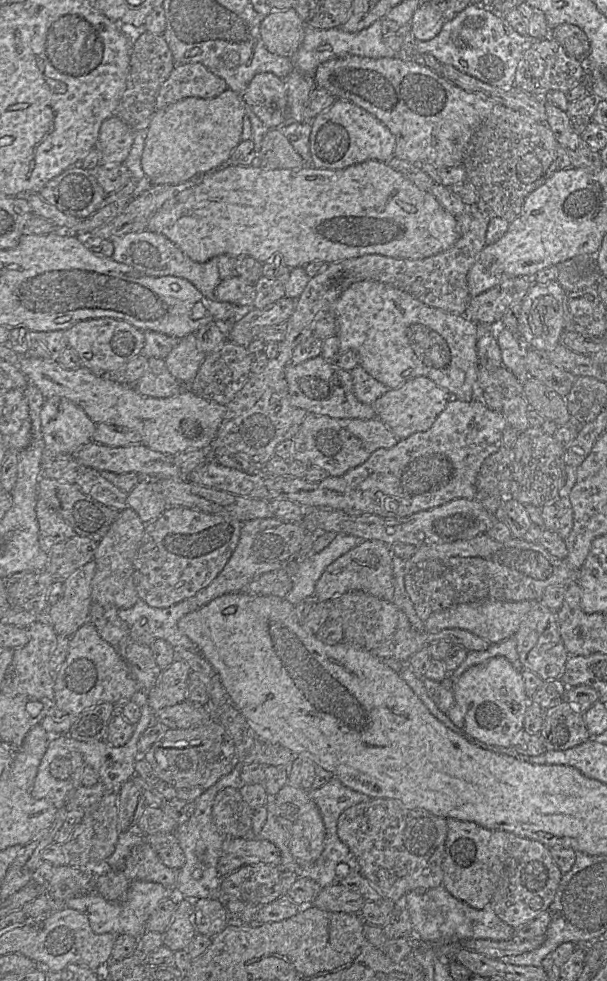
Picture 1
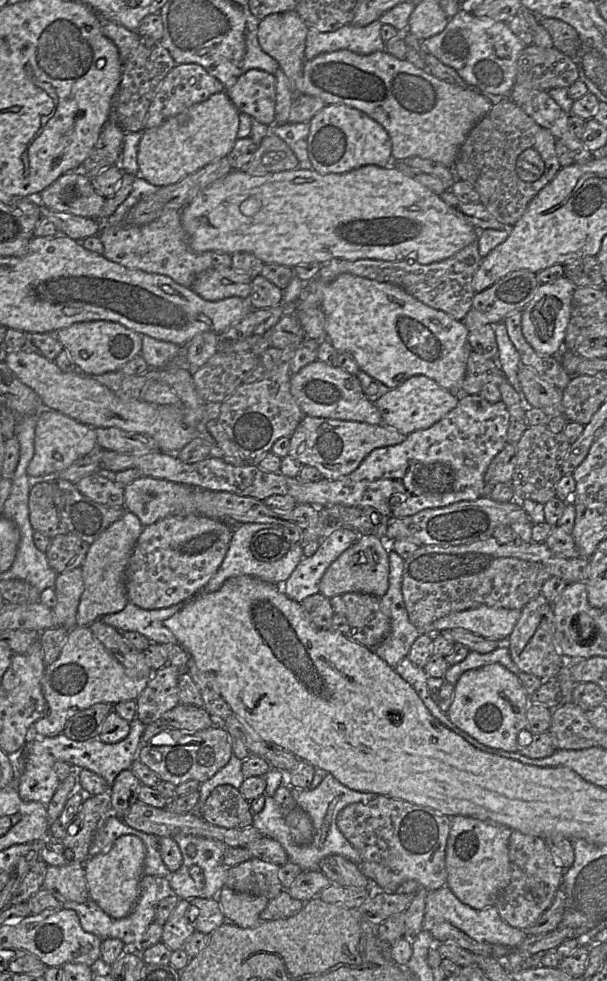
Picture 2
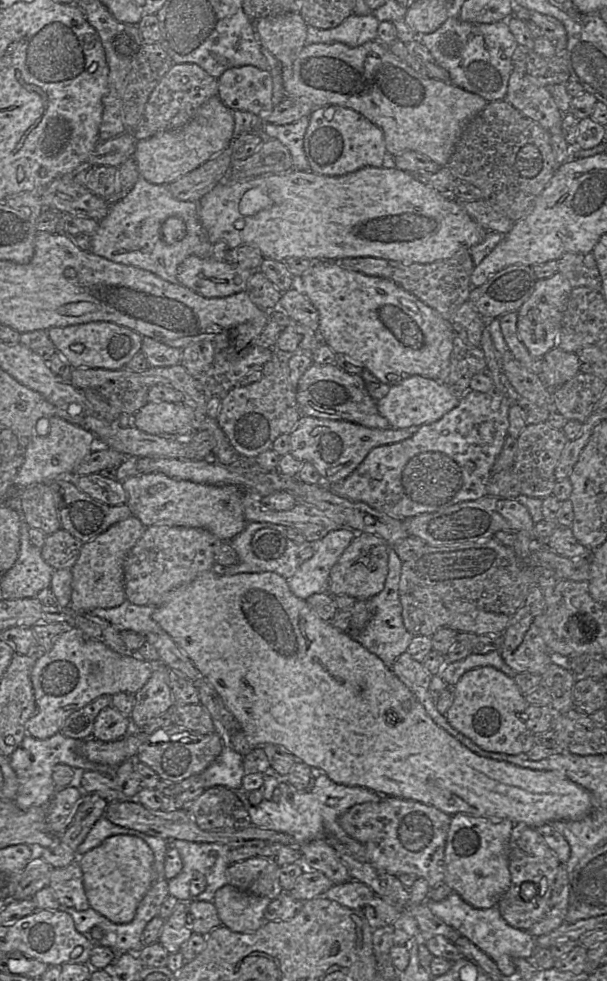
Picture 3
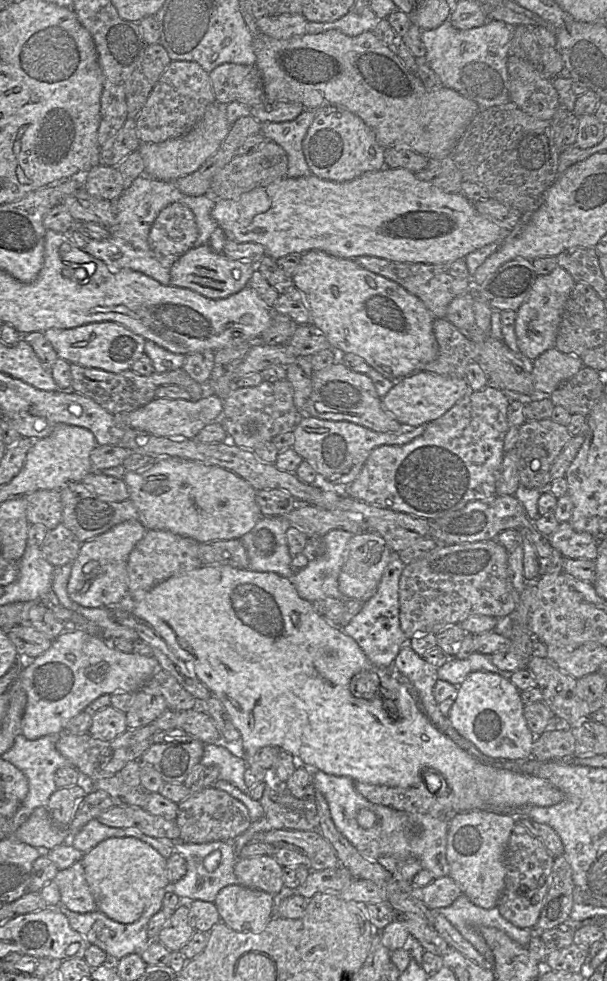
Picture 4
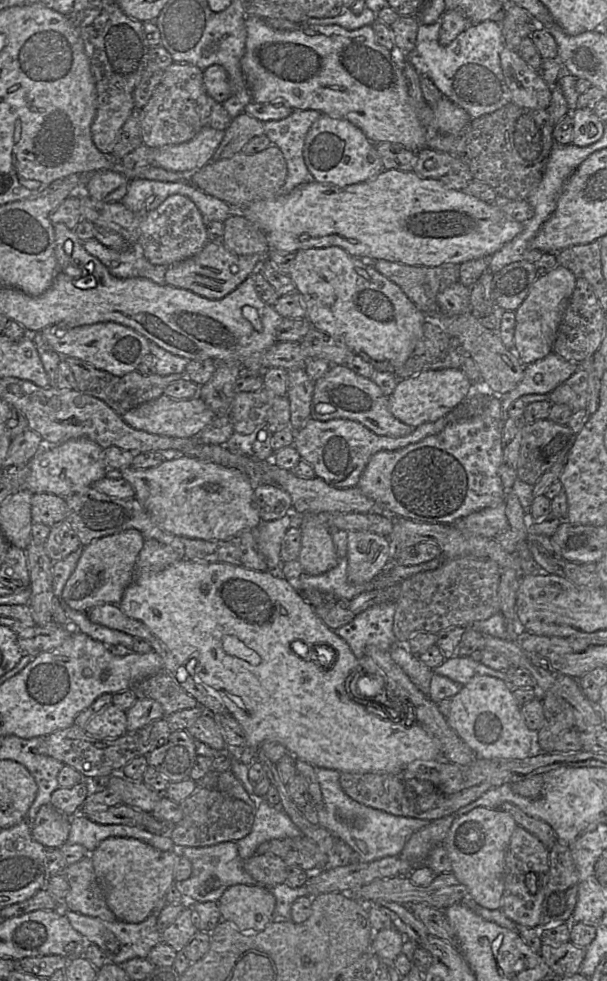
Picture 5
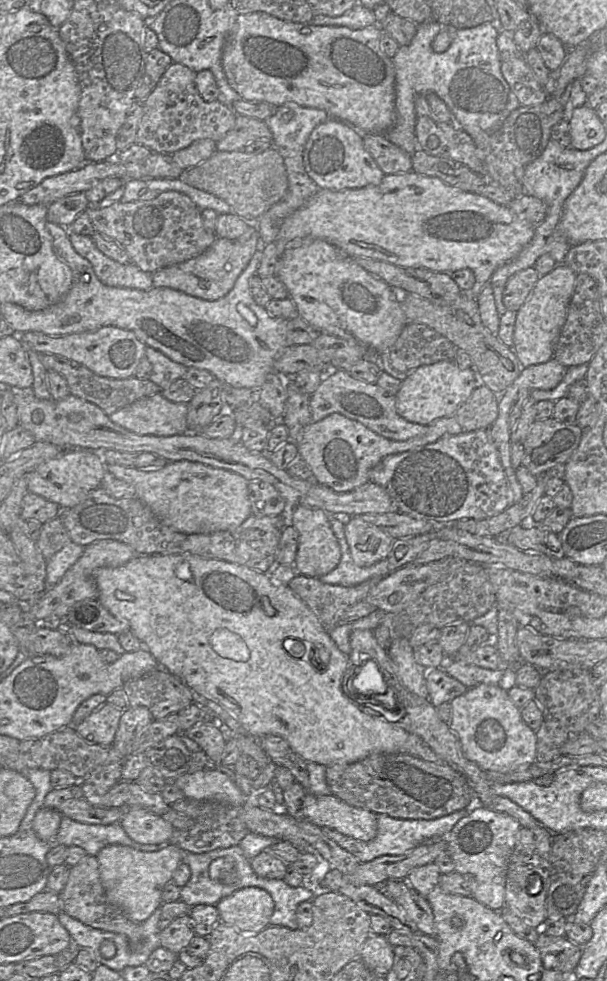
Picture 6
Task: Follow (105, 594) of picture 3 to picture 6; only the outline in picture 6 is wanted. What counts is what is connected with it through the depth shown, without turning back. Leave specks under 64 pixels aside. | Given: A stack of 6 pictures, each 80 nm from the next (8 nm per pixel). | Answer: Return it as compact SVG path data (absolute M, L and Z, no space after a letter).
M105 539L85 546L81 557L66 571L61 580L53 587L46 589L45 593L31 604L24 604L28 608L34 621L40 623L48 617L65 619L70 608L77 602L86 599L97 599L98 588L94 578L94 571L103 567L119 567L137 555L128 544L117 540Z

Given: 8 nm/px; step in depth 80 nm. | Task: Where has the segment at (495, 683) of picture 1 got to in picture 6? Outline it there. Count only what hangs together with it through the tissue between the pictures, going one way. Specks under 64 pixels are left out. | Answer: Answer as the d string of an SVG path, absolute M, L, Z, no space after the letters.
M479 684L450 701L449 728L457 735L464 755L484 771L506 773L536 760L536 735L523 721L520 709L498 685Z

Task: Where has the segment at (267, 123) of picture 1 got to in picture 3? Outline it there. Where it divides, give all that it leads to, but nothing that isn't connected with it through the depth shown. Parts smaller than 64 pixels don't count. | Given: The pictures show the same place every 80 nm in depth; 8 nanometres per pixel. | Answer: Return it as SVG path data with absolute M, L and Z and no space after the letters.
M255 66L227 69L218 79L217 96L231 110L261 116L274 107L273 80L268 70Z

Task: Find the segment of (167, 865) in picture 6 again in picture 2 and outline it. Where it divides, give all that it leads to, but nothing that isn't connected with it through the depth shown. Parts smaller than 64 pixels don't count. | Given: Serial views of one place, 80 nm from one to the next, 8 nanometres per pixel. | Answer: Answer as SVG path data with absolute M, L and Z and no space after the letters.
M122 835L115 840L109 852L99 853L84 863L89 897L110 917L121 919L134 909L144 876L145 856L146 847L139 837Z

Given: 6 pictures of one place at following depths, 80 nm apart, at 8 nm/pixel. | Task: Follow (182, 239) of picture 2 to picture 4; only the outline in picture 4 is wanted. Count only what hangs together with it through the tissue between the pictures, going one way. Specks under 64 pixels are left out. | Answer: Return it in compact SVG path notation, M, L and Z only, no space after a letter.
M146 174L138 176L114 202L117 209L117 223L109 229L109 238L105 240L90 239L83 248L88 254L103 261L112 273L118 273L122 269L131 269L150 276L162 285L171 285L170 269L180 256L164 256L153 251L149 245L148 236L160 211L172 203L181 203L193 212L198 228L198 237L194 247L208 244L210 235L218 227L211 214L215 205L213 200L205 195L185 195L177 189L173 182L156 180Z

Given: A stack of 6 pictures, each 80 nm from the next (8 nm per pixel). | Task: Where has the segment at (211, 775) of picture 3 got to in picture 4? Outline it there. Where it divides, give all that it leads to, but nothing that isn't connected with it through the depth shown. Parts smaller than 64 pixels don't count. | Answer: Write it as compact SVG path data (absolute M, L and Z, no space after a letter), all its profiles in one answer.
M225 743L205 744L201 758L201 764L205 767L215 765L220 769L219 778L236 786L242 792L248 794L249 788L245 785L244 774L247 769L246 758L243 755L234 755Z

